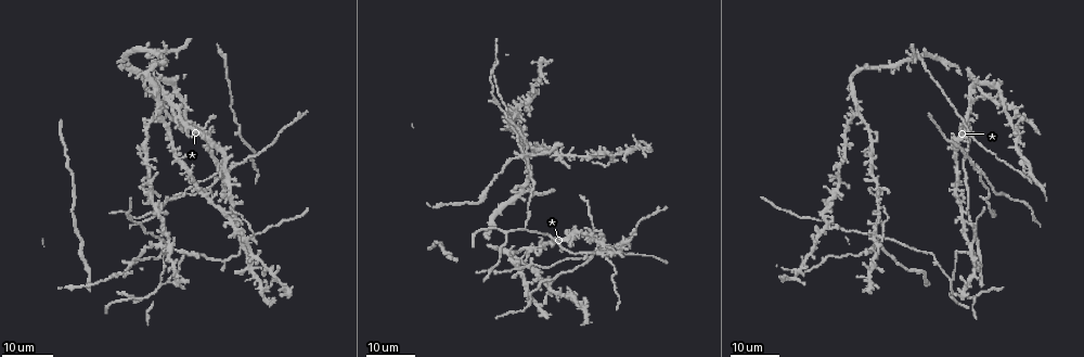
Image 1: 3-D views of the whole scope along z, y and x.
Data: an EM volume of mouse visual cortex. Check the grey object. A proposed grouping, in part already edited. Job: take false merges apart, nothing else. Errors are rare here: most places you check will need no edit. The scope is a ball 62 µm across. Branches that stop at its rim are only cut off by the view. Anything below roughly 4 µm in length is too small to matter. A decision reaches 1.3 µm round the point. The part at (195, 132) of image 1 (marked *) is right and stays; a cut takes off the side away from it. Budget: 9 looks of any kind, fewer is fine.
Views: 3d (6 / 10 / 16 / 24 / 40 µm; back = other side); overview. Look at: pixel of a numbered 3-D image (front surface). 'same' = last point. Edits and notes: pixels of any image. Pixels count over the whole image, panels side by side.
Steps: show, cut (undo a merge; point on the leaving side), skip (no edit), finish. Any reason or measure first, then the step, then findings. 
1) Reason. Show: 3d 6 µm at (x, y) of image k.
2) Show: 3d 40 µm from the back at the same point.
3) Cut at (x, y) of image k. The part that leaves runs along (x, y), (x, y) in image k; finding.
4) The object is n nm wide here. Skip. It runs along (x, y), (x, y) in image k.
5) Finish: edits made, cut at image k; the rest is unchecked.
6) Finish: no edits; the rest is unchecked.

Arms part here. Show: 3d 24 µm at (951, 280) of image 1.

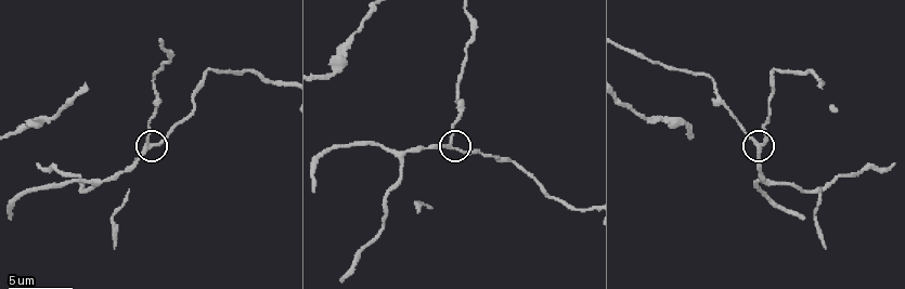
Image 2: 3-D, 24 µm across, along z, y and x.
Show: 3d 6 µm at (451, 143) of image 2.

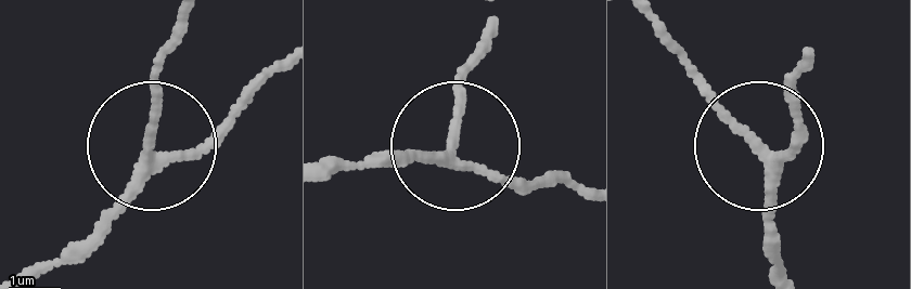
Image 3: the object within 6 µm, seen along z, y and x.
The side arm is 57 µm long. Skip. It runs along (280, 65), (177, 155), (151, 130), (159, 56) in image 3; all the same cell.

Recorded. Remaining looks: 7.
Four arms meet. Show: 3d 16 µm at (159, 243) of image 1.

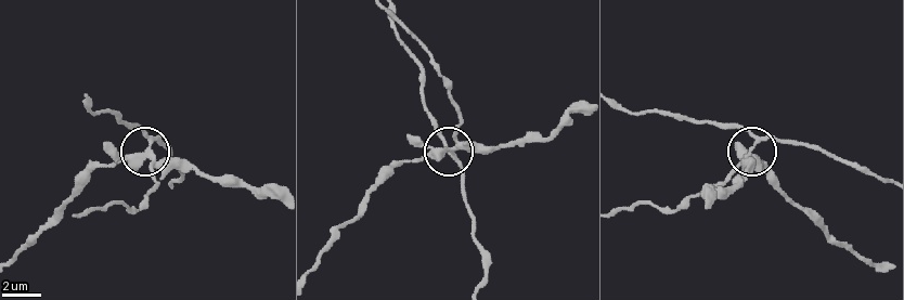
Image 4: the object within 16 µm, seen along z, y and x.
Zoom in. Show: 3d 10 µm at (149, 158) of image 4.

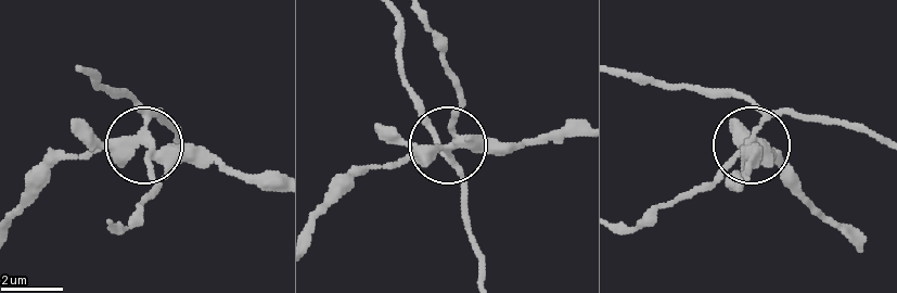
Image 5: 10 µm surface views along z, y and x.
4 arms meet here. Cut at (410, 158) of image 5. The part that leaves runs along (149, 145), (113, 145), (59, 163), (12, 207) in image 5; two cells meet here.

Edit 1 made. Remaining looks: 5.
Show: 3d 16 µm at (127, 263) of image 1.

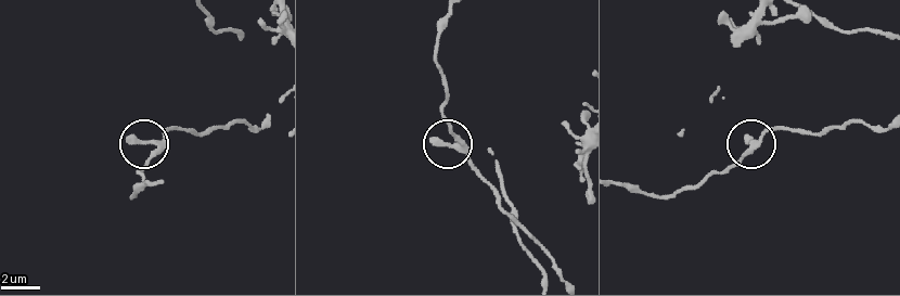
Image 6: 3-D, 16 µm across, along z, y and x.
Show: 3d 6 µm at (450, 146) of image 6.

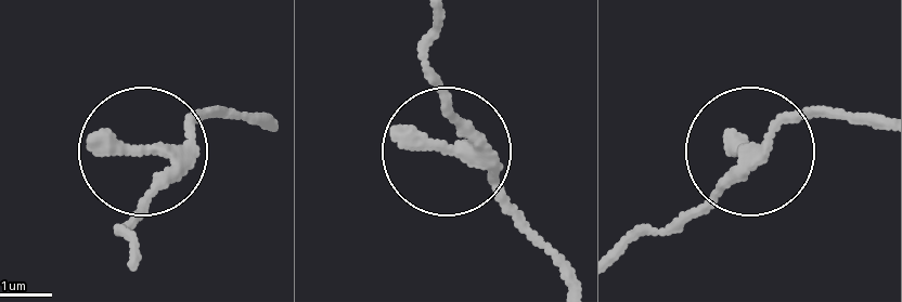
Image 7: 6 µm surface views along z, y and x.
From behind. Show: 3d 6 µm from the back at (745, 149) of image 7.

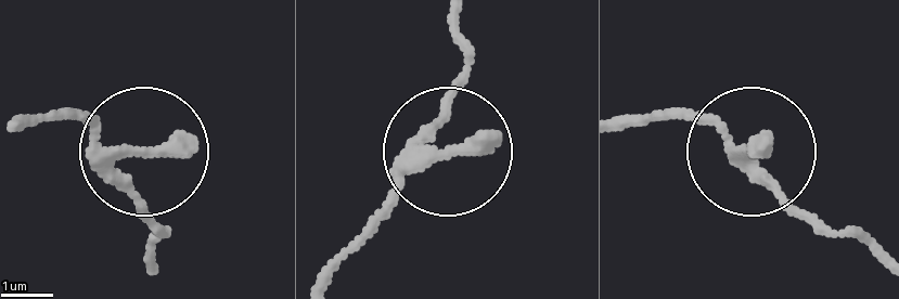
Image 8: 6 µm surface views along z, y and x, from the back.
Skip. It runs along (321, 278), (446, 153), (438, 111), (459, 76) in image 8; continuous, no second cell.

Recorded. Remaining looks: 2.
Thin arm on a thick one. Show: 3d 16 µm at (874, 237) of image 1.

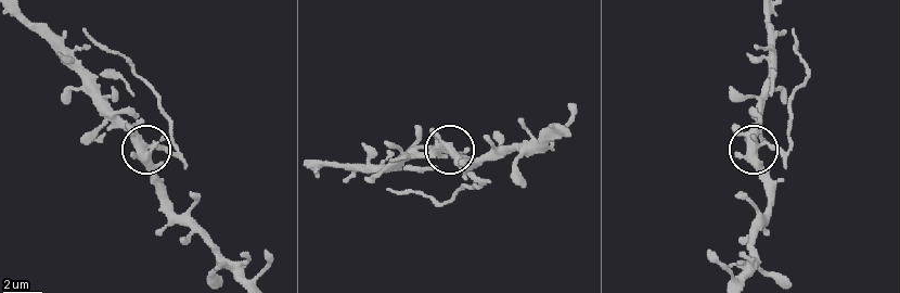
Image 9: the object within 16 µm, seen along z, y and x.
Show: 3d 10 µm at (146, 154) of image 9.

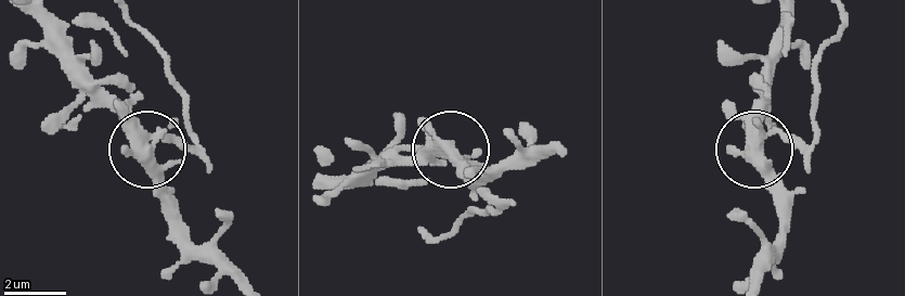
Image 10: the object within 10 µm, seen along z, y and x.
The object is 370 nm wide here. Cut at (181, 150) of image 10. A second cell is stuck on.

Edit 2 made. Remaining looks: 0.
Finish: edits made, cut at image 5, cut at image 10; the rest is unchecked.

